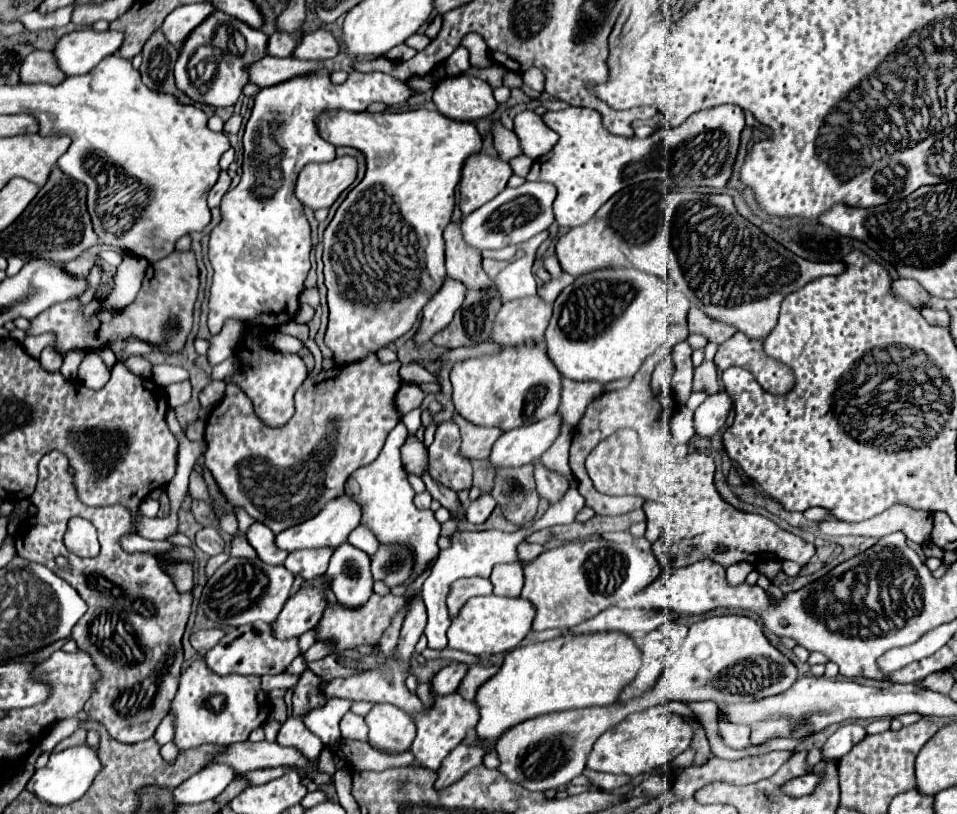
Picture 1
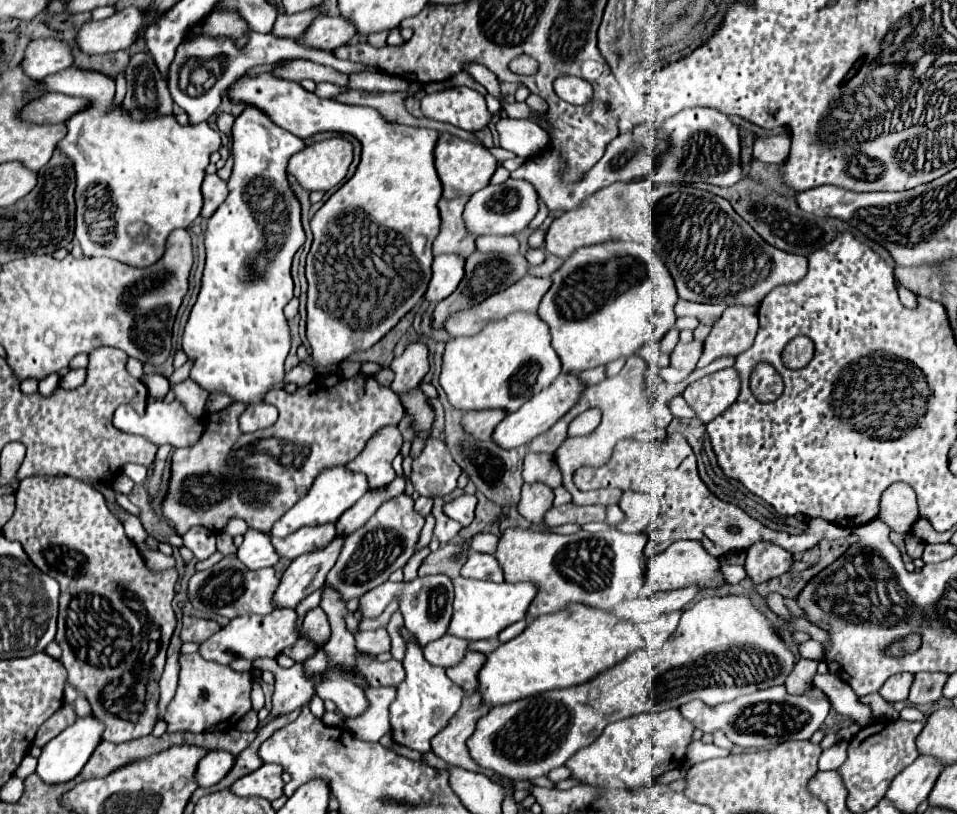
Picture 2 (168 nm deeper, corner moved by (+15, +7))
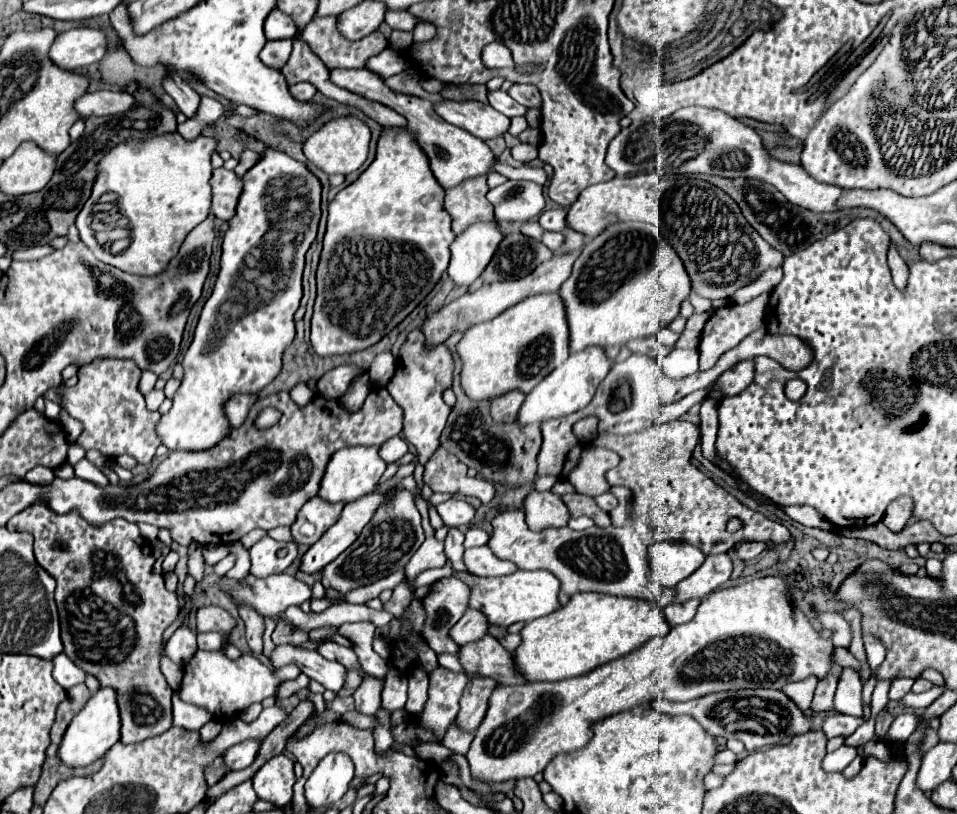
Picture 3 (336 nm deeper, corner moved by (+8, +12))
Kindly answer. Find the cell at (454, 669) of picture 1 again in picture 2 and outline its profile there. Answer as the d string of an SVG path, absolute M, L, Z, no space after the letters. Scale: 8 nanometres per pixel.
M445 635L437 641L431 641L423 649L423 653L431 665L439 665L439 667L447 669L451 665L457 665L463 659L463 655L467 653L467 645L469 645L469 641L465 641L465 639Z

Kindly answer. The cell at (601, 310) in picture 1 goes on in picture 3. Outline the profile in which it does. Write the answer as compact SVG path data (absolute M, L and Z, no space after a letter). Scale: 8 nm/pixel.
M620 222L610 224L602 234L588 242L578 260L574 262L572 276L560 286L560 296L566 304L566 316L570 326L570 350L578 352L586 346L614 346L626 344L634 338L644 338L666 328L678 314L680 304L690 294L688 272L676 256L676 250L660 236L654 234L654 226L646 222Z

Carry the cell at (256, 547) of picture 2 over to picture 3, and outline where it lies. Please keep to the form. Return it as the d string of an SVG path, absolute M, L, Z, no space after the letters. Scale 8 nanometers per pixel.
M266 536L250 548L250 558L252 558L250 574L258 578L280 574L294 562L296 556L298 550L294 542L278 542Z

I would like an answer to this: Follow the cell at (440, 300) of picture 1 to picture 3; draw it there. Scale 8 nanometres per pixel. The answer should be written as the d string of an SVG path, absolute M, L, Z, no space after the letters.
M498 220L470 224L450 246L450 278L458 286L470 286L488 266L500 240L504 238Z

